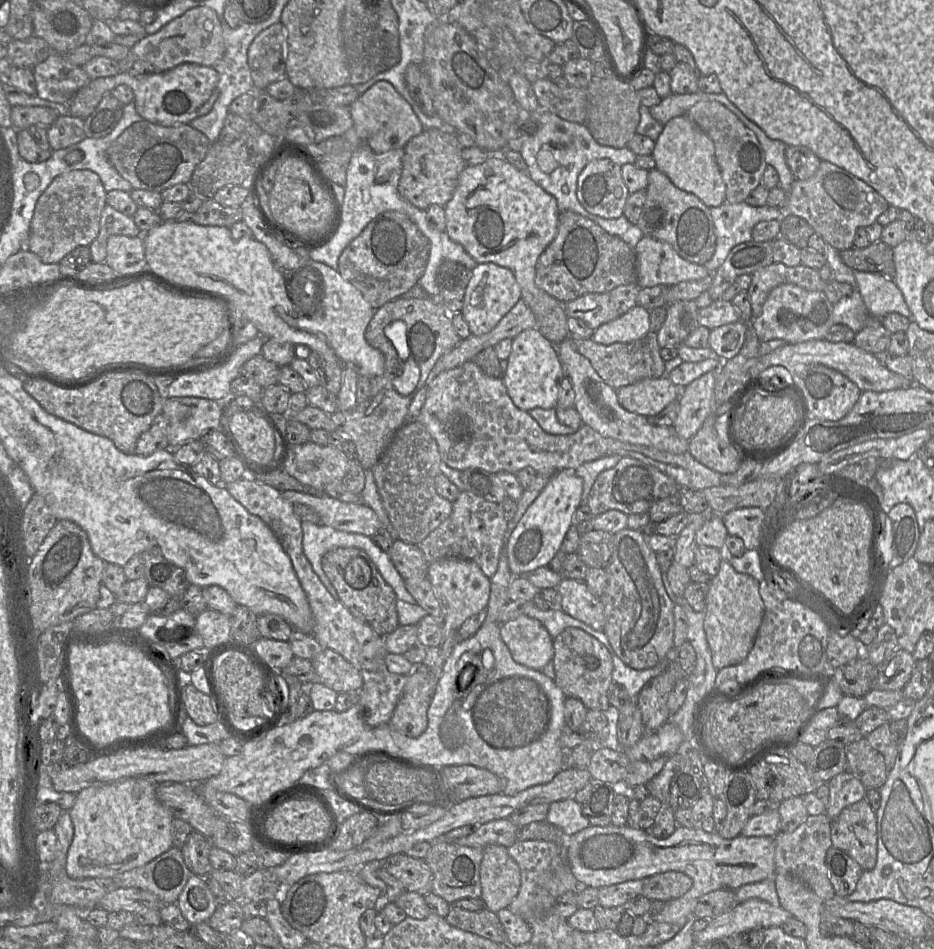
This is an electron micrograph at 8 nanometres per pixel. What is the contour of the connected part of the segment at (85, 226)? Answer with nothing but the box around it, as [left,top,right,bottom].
[26,170,107,263]

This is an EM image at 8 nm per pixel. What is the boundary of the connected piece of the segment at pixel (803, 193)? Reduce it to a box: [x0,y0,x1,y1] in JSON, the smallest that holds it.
[786,160,890,251]

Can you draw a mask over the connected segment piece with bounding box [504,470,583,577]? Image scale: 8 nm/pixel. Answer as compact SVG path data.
M559 470L550 477L505 543L504 552L514 577L549 565L573 525L573 516L581 505L582 491L583 480L575 474L575 470Z

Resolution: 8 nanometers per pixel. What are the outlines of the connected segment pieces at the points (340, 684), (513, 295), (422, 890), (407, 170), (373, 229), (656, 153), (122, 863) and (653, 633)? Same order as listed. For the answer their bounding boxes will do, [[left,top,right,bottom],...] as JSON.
[[312,649,367,693],[461,263,521,335],[380,853,433,896],[398,129,467,210],[337,210,430,309],[651,116,726,207],[66,778,174,880],[600,527,674,670]]

